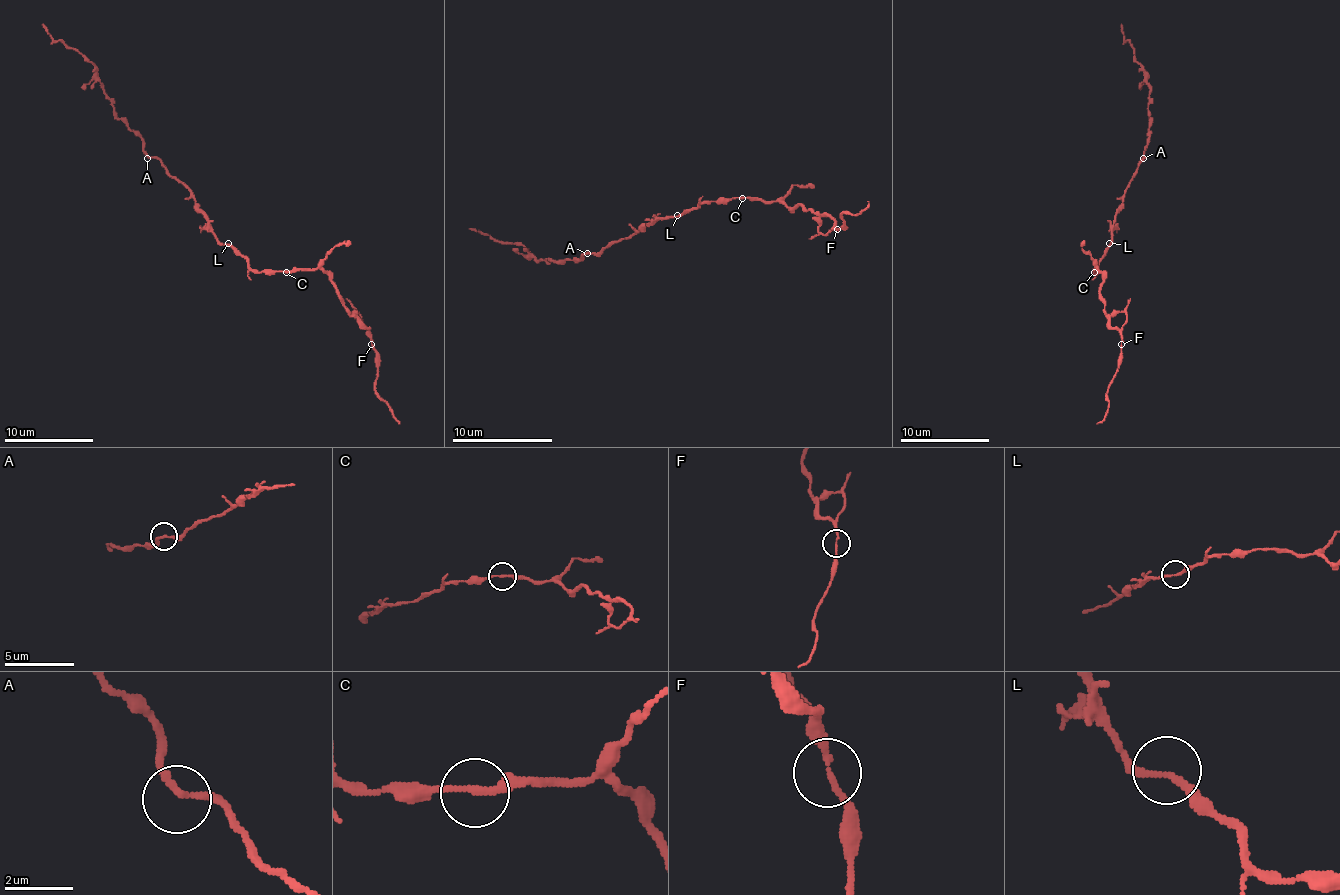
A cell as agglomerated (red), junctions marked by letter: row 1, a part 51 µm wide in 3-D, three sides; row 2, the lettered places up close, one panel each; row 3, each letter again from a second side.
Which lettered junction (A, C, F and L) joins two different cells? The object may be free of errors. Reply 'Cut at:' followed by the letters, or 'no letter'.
Cut at: F

